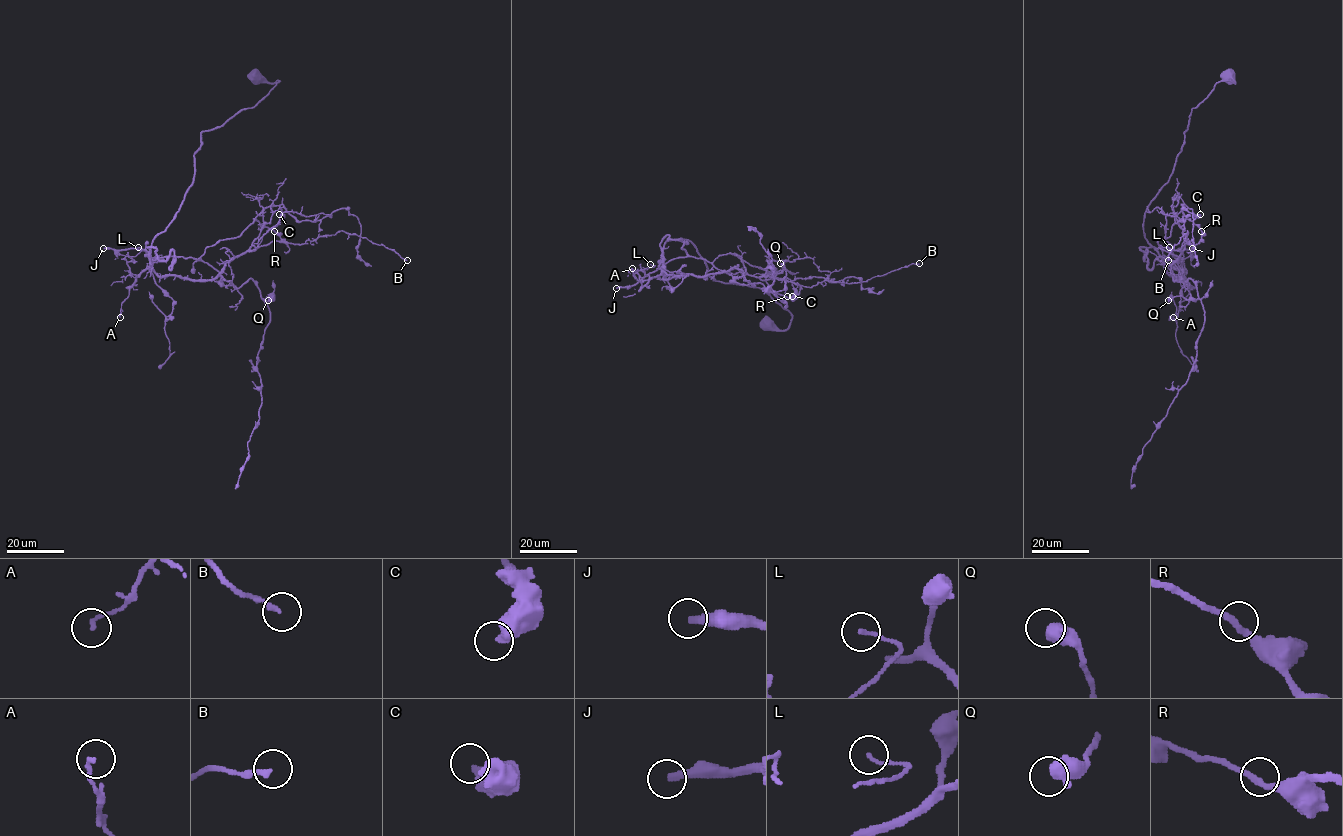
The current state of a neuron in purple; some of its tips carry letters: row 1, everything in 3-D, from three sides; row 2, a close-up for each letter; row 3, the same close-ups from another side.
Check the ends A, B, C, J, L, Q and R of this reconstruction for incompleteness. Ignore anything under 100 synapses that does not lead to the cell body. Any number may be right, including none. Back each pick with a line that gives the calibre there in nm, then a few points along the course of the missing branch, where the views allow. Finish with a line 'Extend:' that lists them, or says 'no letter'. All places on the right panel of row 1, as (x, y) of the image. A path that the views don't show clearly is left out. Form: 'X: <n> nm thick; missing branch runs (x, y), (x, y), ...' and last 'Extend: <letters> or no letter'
J: 320 nm thick; missing branch runs (1192, 248), (1243, 286), (1225, 287), (1205, 306), (1182, 307), (1174, 317), (1163, 427), (1170, 445), (1176, 443)
Extend: J

